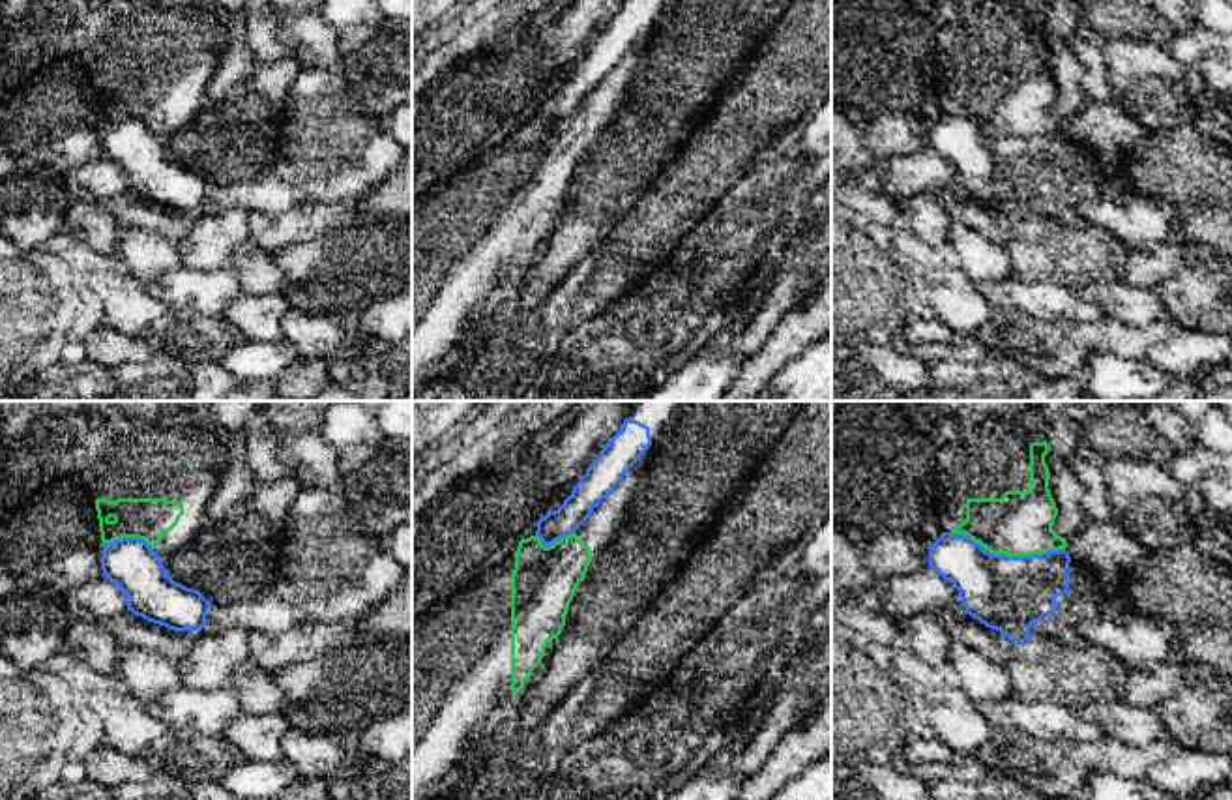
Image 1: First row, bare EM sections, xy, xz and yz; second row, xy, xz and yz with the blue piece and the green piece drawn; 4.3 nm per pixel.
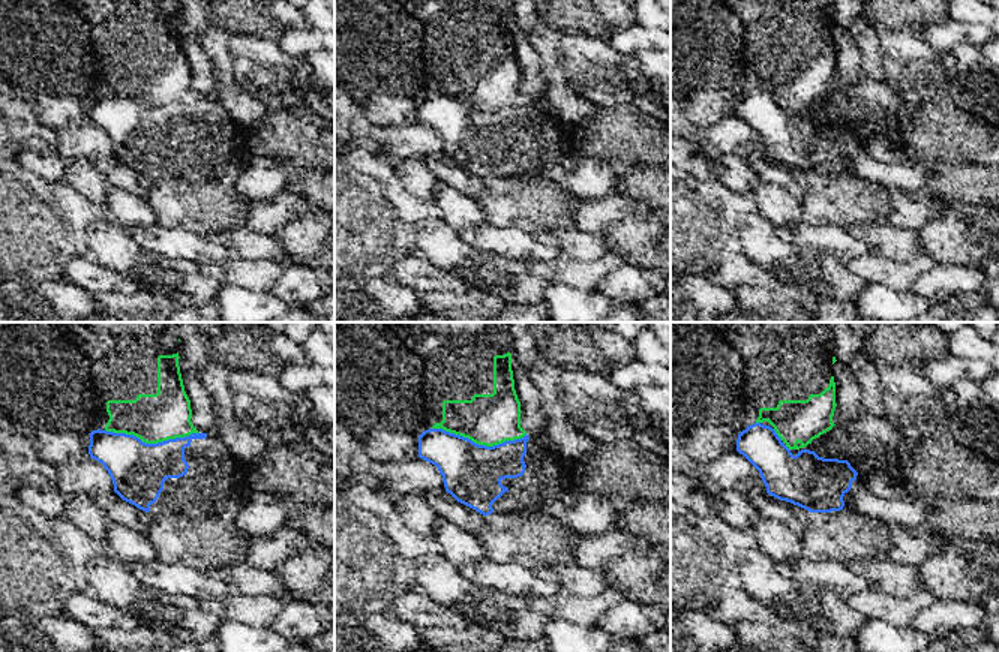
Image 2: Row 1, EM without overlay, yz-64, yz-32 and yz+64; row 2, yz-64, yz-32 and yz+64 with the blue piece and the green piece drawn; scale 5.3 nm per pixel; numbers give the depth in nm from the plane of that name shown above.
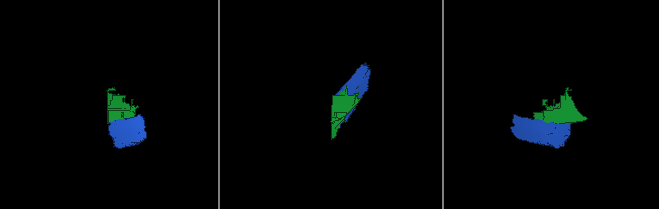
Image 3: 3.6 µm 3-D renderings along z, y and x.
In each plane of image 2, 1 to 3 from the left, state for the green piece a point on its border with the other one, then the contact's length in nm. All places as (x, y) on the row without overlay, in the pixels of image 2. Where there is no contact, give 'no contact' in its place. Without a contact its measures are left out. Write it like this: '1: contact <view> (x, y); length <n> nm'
1: contact yz-64 (152, 108); length 500 nm
2: contact yz-32 (477, 108); length 500 nm
3: contact yz+64 (777, 99); length 80 nm

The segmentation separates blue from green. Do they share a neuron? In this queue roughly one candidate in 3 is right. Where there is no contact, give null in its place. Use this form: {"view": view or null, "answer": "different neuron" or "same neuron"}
{"view": "yz", "answer": "different neuron"}

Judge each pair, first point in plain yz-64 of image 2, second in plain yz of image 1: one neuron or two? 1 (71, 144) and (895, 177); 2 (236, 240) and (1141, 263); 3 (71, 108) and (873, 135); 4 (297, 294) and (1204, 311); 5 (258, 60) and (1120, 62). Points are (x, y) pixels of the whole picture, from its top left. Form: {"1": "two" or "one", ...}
{"1": "one", "2": "two", "3": "one", "4": "two", "5": "one"}

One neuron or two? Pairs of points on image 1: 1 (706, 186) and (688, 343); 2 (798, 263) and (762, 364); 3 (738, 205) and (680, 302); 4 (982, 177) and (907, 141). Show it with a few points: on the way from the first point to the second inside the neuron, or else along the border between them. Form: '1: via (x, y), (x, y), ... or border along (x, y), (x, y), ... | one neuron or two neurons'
1: border along (733, 186), (673, 250) | two neurons
2: border along (802, 293), (768, 340), (746, 360) | two neurons
3: via (738, 229), (738, 235), (695, 278) | one neuron
4: border along (931, 124), (927, 147) | two neurons

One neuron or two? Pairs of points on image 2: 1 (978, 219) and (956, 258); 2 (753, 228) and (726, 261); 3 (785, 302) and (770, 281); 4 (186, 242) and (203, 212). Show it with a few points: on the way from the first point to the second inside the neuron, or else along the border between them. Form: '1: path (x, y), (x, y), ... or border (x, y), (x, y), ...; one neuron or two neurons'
1: path (971, 228), (956, 243), (956, 249); one neuron
2: border (741, 252), (749, 260), (768, 269); two neurons
3: border (783, 284), (776, 288), (741, 287); two neurons
4: border (189, 228), (204, 236); two neurons

